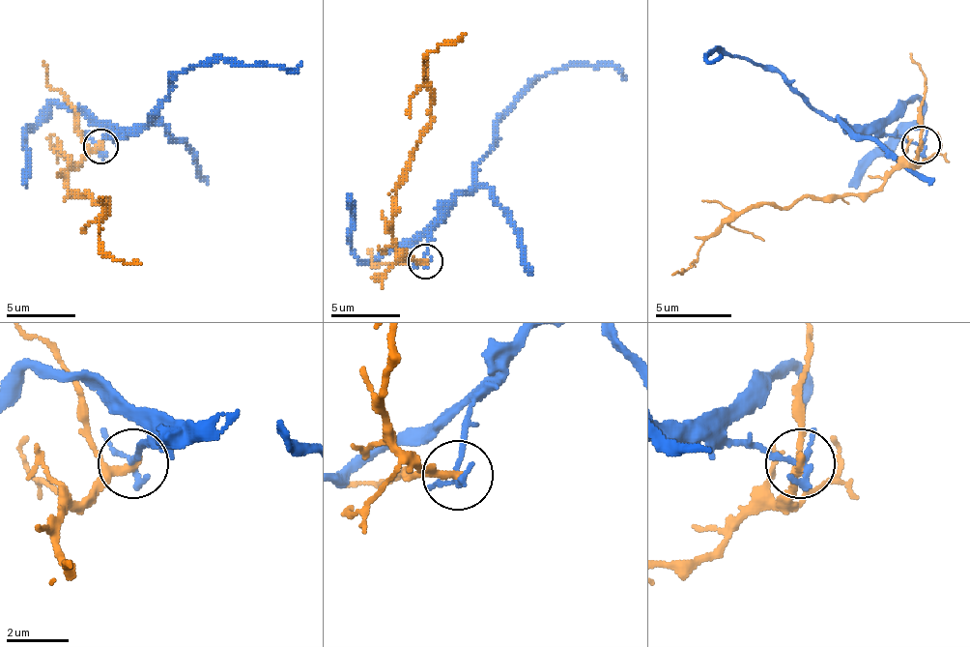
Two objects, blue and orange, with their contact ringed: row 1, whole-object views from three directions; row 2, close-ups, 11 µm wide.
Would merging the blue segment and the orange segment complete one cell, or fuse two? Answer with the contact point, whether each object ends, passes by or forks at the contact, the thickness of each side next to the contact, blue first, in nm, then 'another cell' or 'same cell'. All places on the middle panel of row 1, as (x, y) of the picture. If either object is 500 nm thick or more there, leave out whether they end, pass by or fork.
place (425, 261); blue passes by; orange passes by; calibres 190 and 200 nm; another cell

